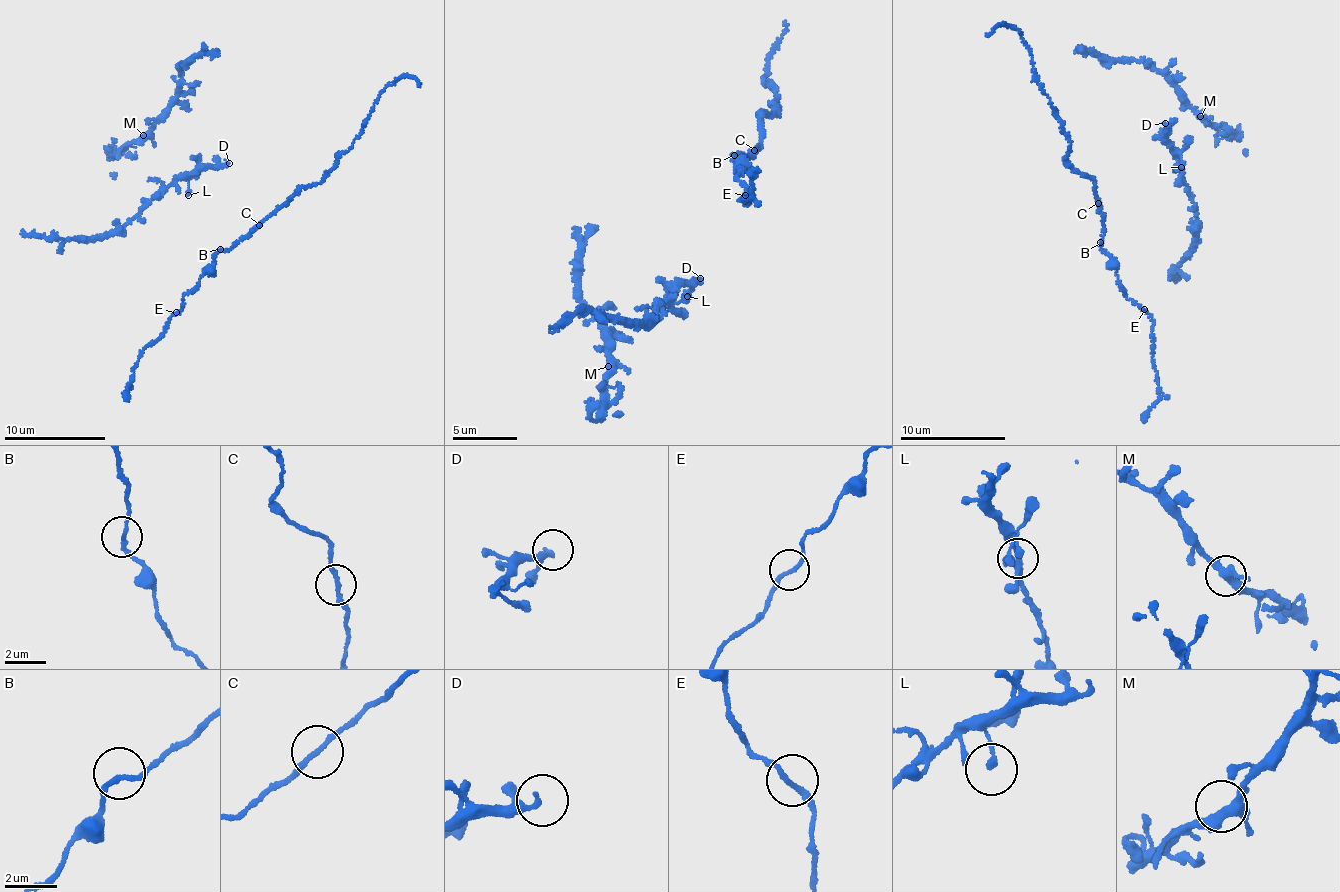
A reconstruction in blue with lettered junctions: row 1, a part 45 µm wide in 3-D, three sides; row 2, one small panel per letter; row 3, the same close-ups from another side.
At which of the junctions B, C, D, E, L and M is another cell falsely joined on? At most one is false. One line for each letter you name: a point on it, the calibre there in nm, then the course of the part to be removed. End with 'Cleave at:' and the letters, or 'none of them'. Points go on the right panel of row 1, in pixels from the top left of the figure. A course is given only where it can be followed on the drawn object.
Cleave at: none of them

